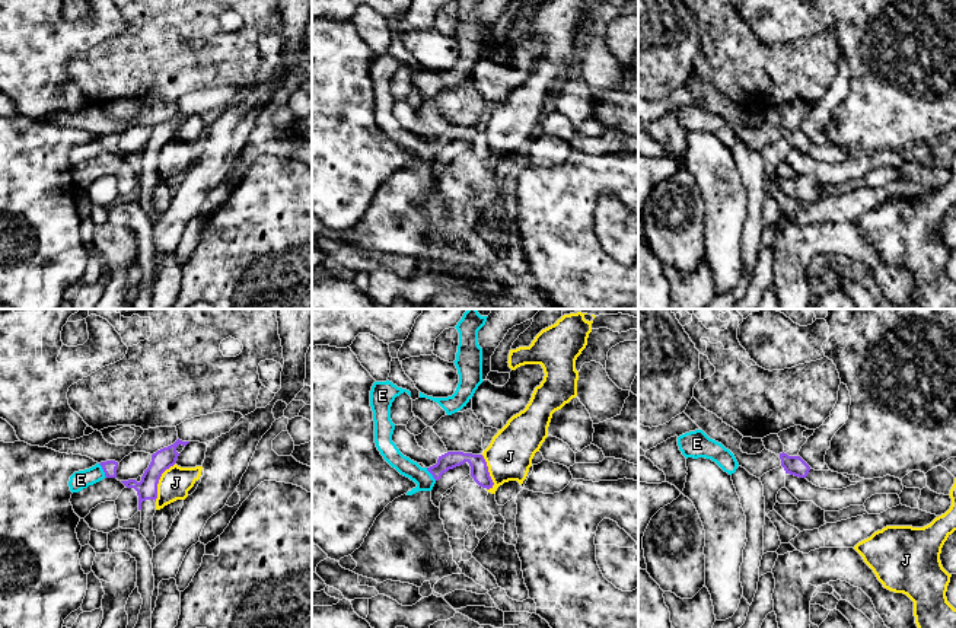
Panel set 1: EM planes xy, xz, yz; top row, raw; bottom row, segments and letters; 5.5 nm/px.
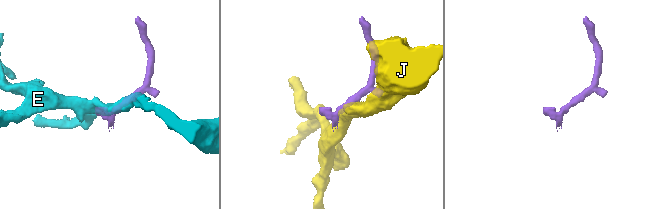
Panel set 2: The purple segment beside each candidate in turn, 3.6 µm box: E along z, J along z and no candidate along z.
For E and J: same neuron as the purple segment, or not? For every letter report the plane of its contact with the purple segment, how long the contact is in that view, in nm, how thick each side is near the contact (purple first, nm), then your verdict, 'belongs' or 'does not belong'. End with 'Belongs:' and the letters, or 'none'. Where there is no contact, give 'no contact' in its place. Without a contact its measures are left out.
E: xy | 90 nm | 80/100 nm | does not belong
J: xy | 240 nm | 120/170 nm | does not belong
Belongs: none

